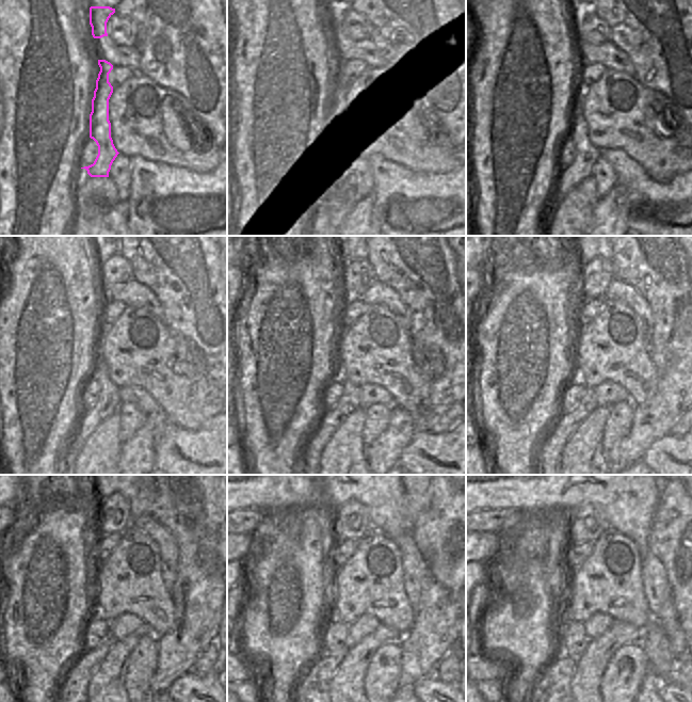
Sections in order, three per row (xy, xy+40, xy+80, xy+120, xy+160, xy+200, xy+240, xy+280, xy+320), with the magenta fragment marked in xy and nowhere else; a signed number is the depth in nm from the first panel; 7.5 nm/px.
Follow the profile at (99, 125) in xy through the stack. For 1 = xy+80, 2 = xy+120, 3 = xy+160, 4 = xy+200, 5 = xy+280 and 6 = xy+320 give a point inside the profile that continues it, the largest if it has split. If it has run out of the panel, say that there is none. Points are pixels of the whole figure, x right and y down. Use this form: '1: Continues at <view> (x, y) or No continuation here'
1: Continues at xy+80 (586, 154)
2: Continues at xy+120 (109, 400)
3: Continues at xy+160 (330, 421)
4: Continues at xy+200 (550, 449)
5: Continues at xy+280 (310, 691)
6: Continues at xy+320 (551, 691)

